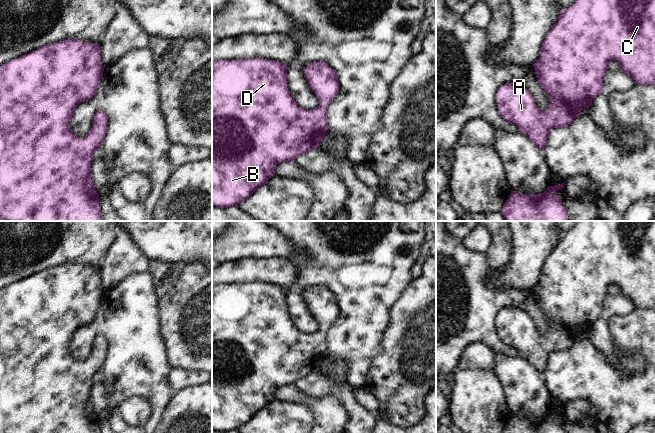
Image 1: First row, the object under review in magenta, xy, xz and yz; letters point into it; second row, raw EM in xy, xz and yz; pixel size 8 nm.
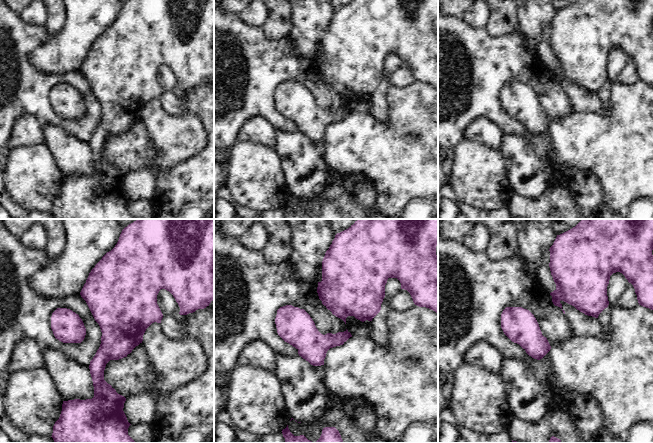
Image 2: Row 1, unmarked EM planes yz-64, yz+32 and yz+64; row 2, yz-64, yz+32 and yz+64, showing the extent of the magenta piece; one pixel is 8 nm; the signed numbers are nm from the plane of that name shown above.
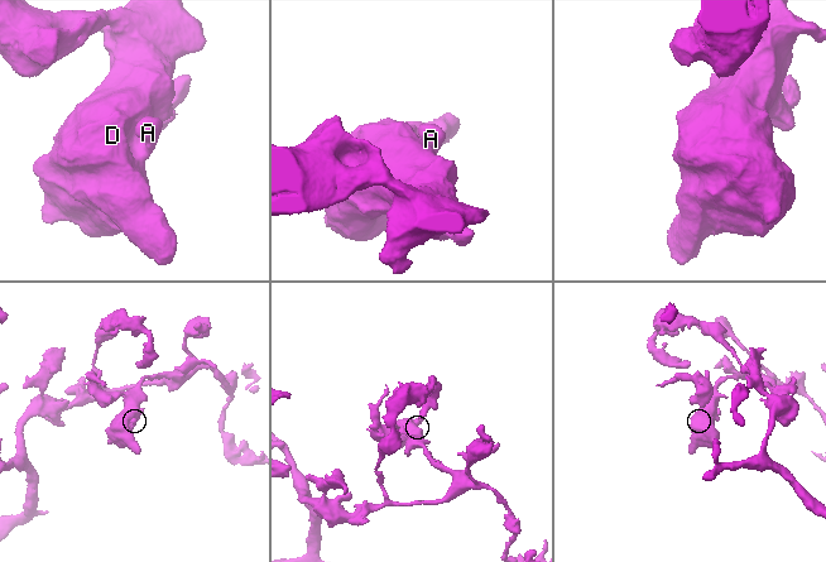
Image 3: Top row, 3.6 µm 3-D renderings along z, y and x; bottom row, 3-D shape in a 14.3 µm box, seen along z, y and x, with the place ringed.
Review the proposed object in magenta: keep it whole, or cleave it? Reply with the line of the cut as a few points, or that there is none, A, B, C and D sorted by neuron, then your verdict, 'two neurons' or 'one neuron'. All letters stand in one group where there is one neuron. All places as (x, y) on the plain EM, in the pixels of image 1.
no cut; A B C D; one neuron

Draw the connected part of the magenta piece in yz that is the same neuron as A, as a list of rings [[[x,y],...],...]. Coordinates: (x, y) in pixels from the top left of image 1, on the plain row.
[[[580,221],[570,231],[562,233],[533,288],[540,310],[549,319],[549,332],[545,336],[539,334],[526,312],[506,307],[497,316],[499,338],[506,345],[518,350],[519,356],[543,375],[550,355],[570,349],[602,316],[603,302],[612,284],[620,288],[621,294],[630,299],[635,308],[655,311],[655,221]]]

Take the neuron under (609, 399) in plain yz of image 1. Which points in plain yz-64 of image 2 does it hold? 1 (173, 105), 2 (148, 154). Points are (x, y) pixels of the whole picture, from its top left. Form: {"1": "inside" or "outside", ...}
{"1": "inside", "2": "inside"}

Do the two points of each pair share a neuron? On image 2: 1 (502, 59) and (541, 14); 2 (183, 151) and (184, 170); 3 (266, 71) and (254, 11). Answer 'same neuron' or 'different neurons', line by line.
1: different neurons
2: different neurons
3: different neurons

